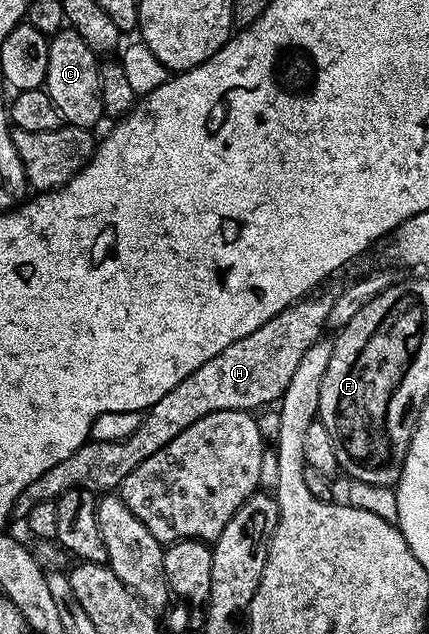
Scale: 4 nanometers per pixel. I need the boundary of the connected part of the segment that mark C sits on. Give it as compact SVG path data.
M69 26L62 27L56 35L49 37L49 42L46 93L52 102L56 102L56 110L60 110L65 123L77 128L97 129L97 124L104 120L98 81L99 57L90 49L88 42L84 42L84 38L80 38L80 34Z

